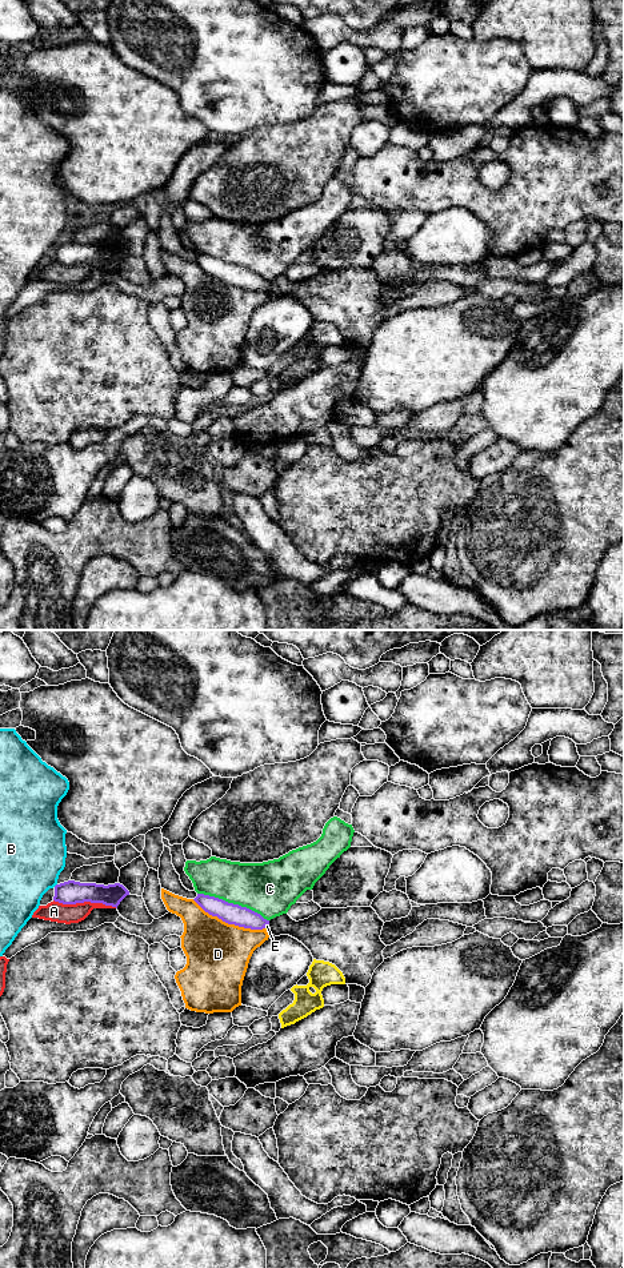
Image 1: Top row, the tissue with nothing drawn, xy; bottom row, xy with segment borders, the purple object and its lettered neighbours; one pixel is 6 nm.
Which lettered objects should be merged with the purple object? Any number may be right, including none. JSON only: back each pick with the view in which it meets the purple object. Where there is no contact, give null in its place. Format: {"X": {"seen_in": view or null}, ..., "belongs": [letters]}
{"E": {"seen_in": "xy"}, "belongs": ["E"]}

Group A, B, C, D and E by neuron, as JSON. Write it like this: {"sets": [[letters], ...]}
{"sets": [["A"], ["B"], ["C"], ["D"], ["E"]]}

